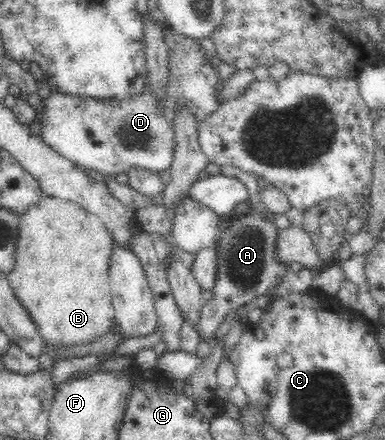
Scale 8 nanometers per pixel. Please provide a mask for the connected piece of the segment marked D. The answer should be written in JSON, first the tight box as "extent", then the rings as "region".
{"extent":[34,28,226,177],"region":[[[171,28],[163,29],[163,31],[168,53],[166,53],[166,79],[164,79],[166,83],[164,83],[162,95],[157,95],[151,89],[149,80],[140,93],[134,93],[132,97],[126,97],[126,99],[78,97],[69,93],[51,91],[48,97],[42,99],[42,109],[34,109],[42,126],[38,138],[80,168],[94,169],[109,177],[115,177],[119,173],[128,173],[130,168],[140,168],[153,172],[169,169],[174,155],[174,127],[176,127],[174,126],[174,117],[177,116],[177,111],[180,109],[188,110],[194,116],[198,129],[200,129],[200,125],[222,103],[221,89],[225,86],[226,79],[223,79],[215,59],[206,54],[199,40],[186,37]]]}

